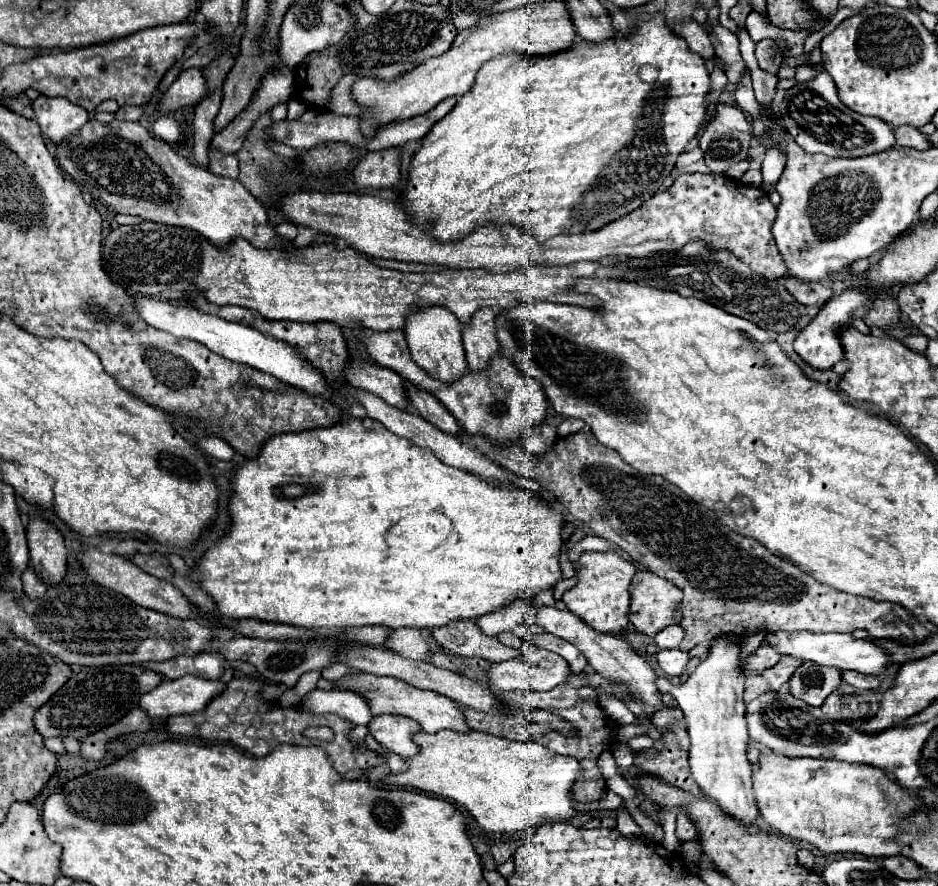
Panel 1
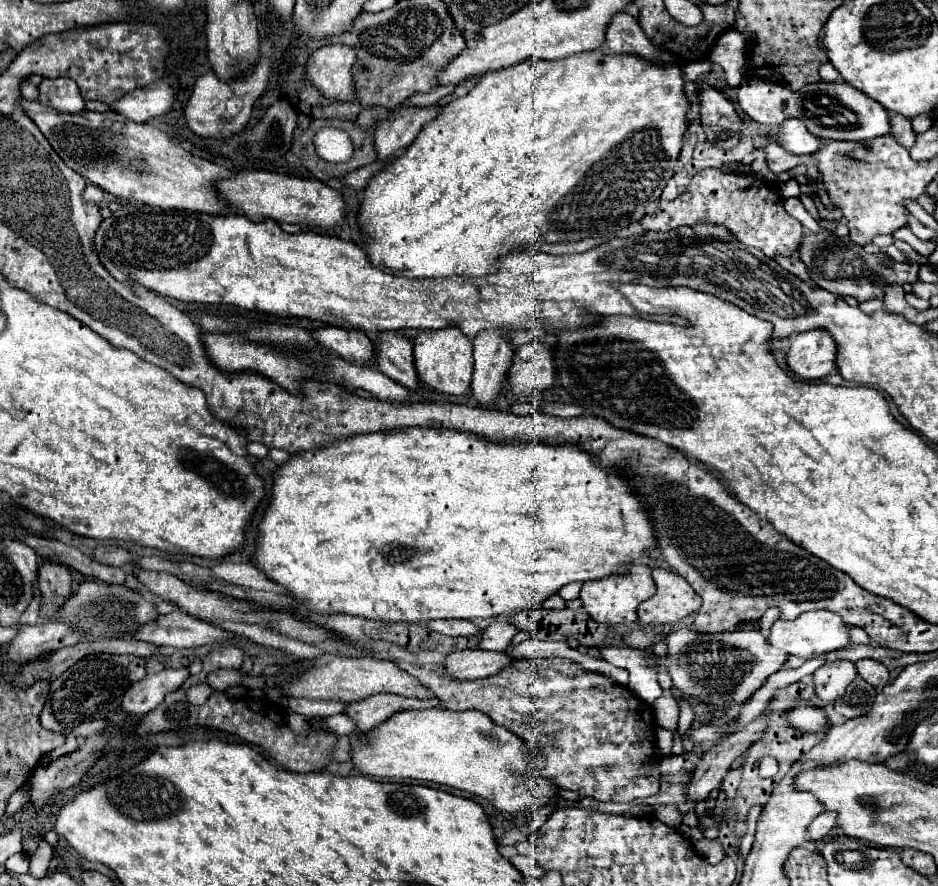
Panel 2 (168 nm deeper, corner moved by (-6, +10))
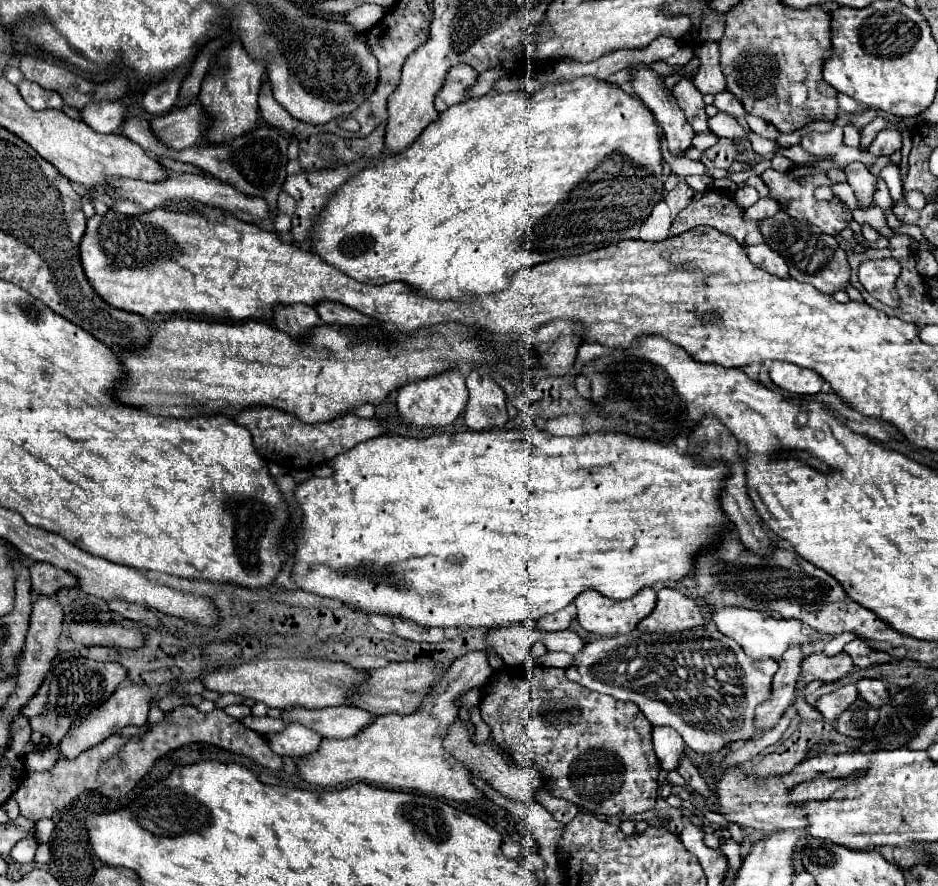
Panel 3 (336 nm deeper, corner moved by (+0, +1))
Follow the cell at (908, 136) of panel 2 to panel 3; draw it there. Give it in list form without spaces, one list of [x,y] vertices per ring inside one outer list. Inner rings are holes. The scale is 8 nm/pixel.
[[[887,126],[877,132],[877,138],[869,146],[869,152],[875,156],[891,156],[897,150],[901,150],[901,134],[895,130],[895,126]]]

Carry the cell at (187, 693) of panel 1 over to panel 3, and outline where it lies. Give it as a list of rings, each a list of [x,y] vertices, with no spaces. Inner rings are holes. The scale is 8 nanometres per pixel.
[[[129,682],[121,684],[107,702],[103,702],[103,706],[99,706],[97,710],[93,710],[85,720],[81,720],[79,726],[71,728],[65,738],[59,742],[57,750],[61,754],[61,758],[65,760],[75,760],[81,752],[97,746],[99,742],[103,742],[105,738],[117,734],[121,728],[133,724],[133,726],[145,726],[147,724],[147,714],[149,714],[149,700],[151,700],[153,692],[145,686],[131,686]]]

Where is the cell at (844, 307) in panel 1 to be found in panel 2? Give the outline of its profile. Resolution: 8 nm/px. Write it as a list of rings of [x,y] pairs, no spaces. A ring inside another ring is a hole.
[[[825,329],[799,333],[787,351],[791,371],[805,379],[821,379],[829,375],[835,369],[835,359],[837,345]]]

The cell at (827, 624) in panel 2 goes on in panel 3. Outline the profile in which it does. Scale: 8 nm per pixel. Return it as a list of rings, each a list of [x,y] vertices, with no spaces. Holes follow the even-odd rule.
[[[719,608],[713,612],[713,622],[717,624],[717,630],[725,634],[727,638],[733,638],[747,656],[751,658],[779,658],[787,646],[805,646],[809,642],[809,636],[801,630],[799,620],[775,620],[767,612],[759,610],[747,610],[747,608]]]

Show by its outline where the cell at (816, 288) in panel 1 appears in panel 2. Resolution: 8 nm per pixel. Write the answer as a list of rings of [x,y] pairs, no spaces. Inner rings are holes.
[[[795,253],[795,255],[791,255],[791,257],[775,257],[777,259],[777,263],[785,269],[785,271],[789,271],[789,273],[793,273],[795,277],[799,277],[799,279],[803,279],[805,283],[809,283],[811,287],[817,287],[817,283],[809,277],[809,273],[807,273],[807,267],[803,265],[803,261],[801,261],[801,257]]]

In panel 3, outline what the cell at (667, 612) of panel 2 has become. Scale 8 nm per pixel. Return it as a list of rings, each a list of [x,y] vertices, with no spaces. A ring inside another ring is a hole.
[[[661,588],[655,610],[637,626],[639,632],[681,632],[705,624],[697,602],[679,590]]]

